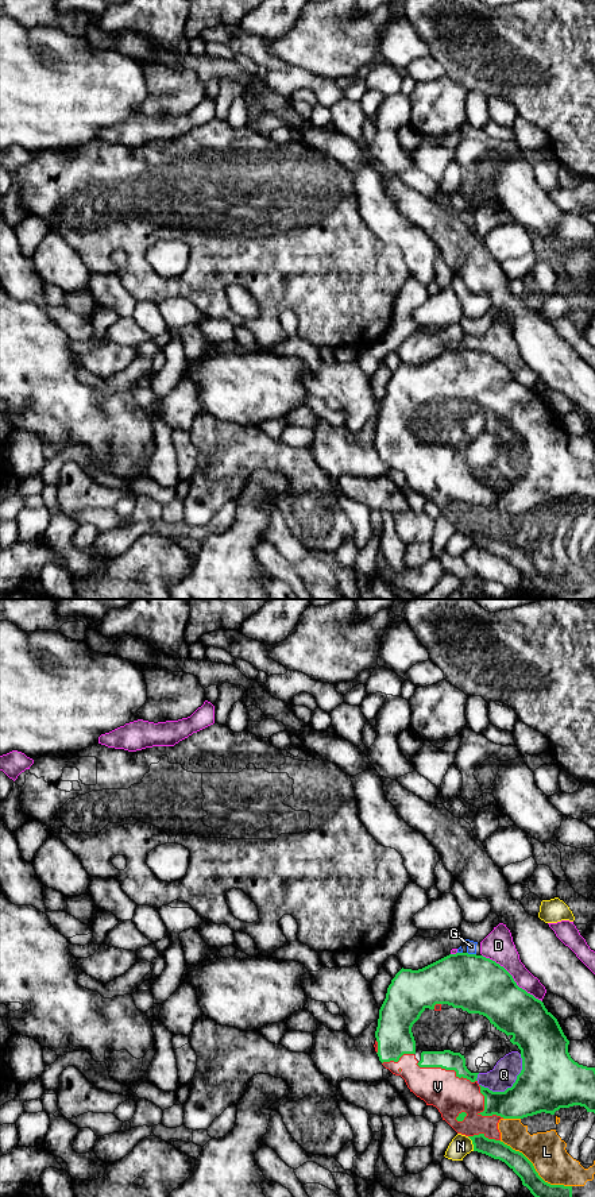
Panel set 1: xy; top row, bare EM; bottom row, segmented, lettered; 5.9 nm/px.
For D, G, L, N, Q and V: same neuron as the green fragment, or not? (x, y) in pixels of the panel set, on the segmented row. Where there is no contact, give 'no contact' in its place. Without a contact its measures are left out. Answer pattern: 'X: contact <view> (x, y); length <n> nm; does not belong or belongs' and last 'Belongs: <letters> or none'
D: contact xy (512, 977); length 460 nm; does not belong
G: contact xy (471, 954); length 60 nm; does not belong
L: contact xy (534, 1169); length 500 nm; belongs
N: contact xy (472, 1143); length 100 nm; does not belong
Q: contact xy (512, 1087); length 320 nm; belongs
V: contact xy (447, 1069); length 380 nm; belongs
Belongs: L, Q, V

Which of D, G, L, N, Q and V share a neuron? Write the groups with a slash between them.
D G / L Q V / N

